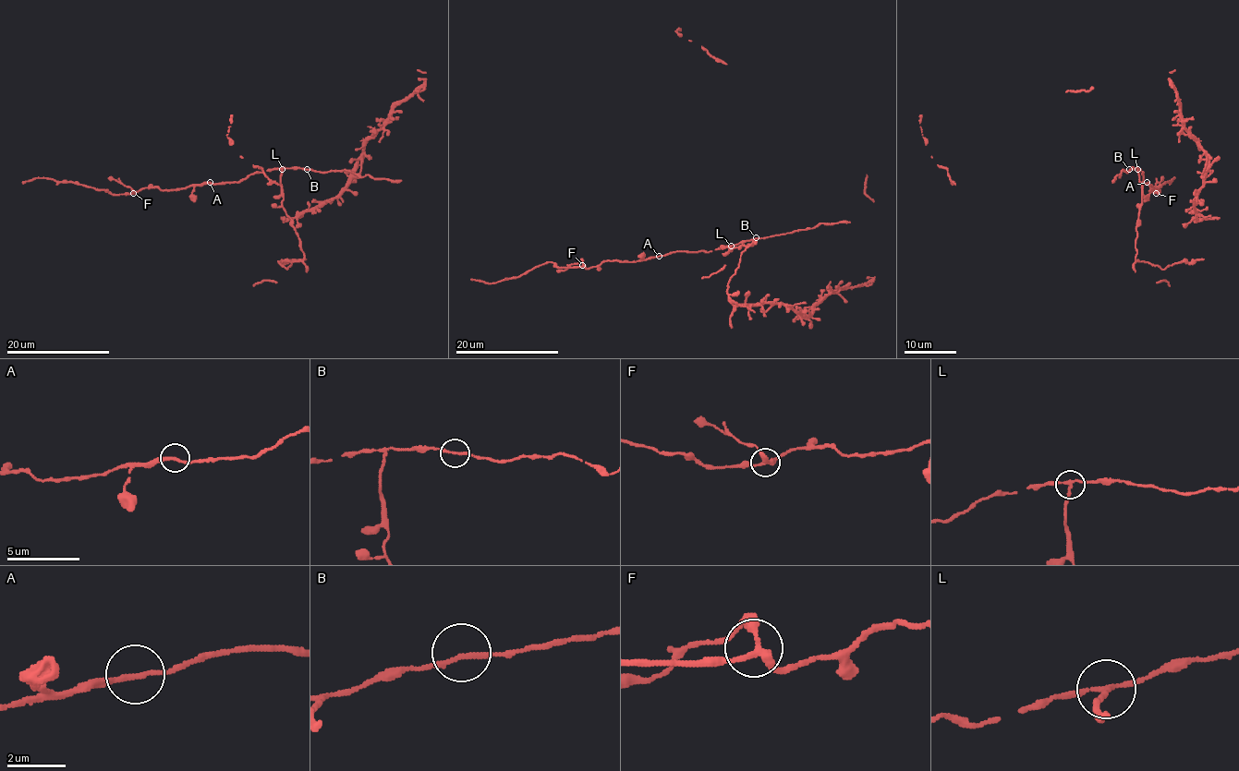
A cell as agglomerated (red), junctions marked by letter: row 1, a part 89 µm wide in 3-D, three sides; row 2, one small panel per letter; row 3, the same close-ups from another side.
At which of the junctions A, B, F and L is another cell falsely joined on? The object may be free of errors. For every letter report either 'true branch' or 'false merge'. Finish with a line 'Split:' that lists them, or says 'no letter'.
A: true branch
B: true branch
F: true branch
L: false merge
Split: L

